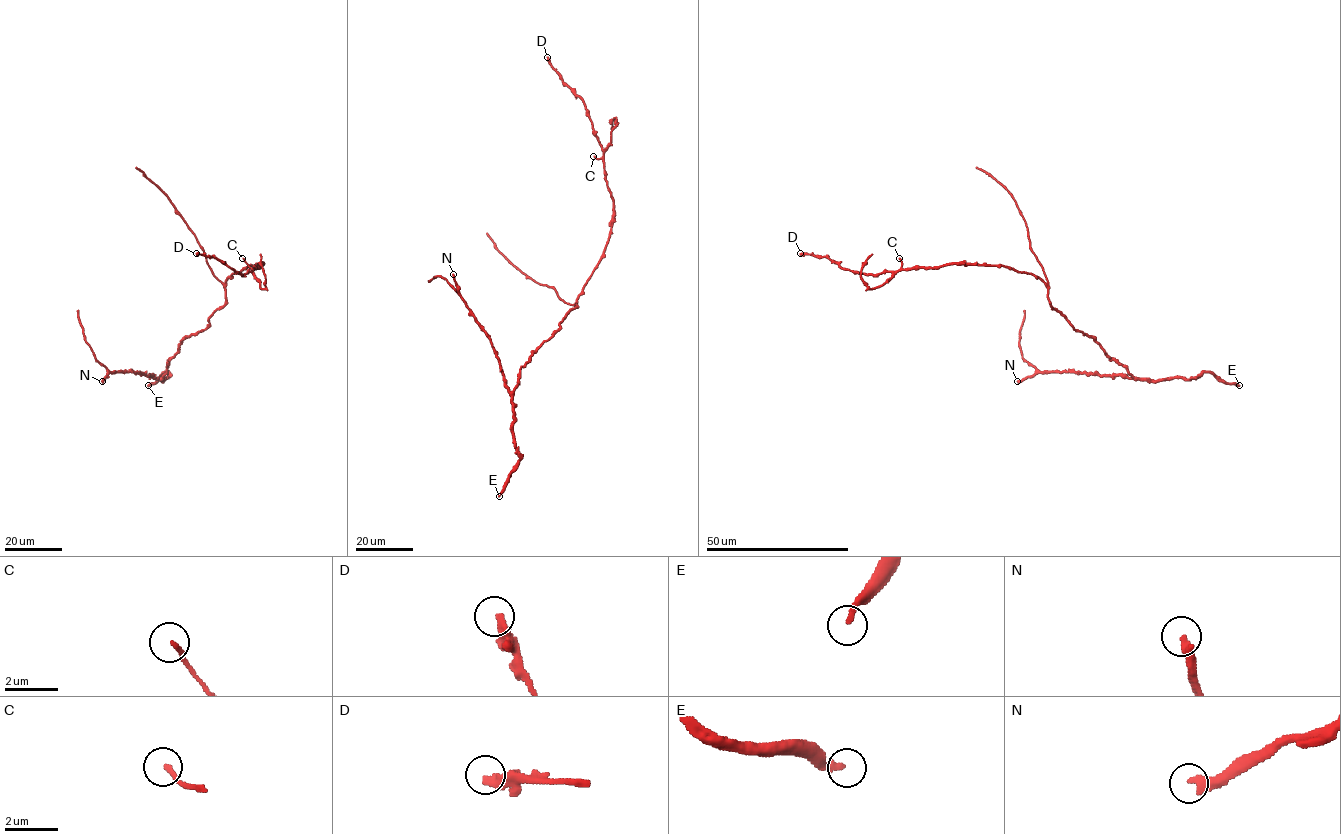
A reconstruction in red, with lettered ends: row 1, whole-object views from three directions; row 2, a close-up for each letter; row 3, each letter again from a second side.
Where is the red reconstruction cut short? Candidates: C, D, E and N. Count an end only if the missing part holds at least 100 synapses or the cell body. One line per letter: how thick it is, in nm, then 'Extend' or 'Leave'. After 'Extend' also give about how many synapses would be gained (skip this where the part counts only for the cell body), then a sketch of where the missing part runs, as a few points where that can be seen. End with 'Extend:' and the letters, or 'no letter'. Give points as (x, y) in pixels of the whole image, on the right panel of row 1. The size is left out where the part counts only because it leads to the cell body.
C: Thickness 180 nm. Leave
D: Thickness 360 nm. Leave
E: Thickness 200 nm. Leave
N: Thickness 380 nm. Extend. Roughly 160 synapses. Course of what is missing: (1017, 381), (906, 432), (854, 435), (823, 416), (767, 363), (747, 320), (745, 257), (772, 207), (779, 165)
Extend: N

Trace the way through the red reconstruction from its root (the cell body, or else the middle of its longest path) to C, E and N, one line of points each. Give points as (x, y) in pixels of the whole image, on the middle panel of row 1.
C: (568, 312), (576, 306), (576, 299), (603, 253), (611, 229), (613, 199), (605, 179), (604, 161), (593, 156)
E: (568, 312), (560, 328), (521, 368), (512, 393), (513, 442), (519, 460), (499, 496)
N: (568, 312), (560, 322), (560, 328), (521, 368), (518, 384), (510, 392), (491, 339), (466, 305), (453, 274)

